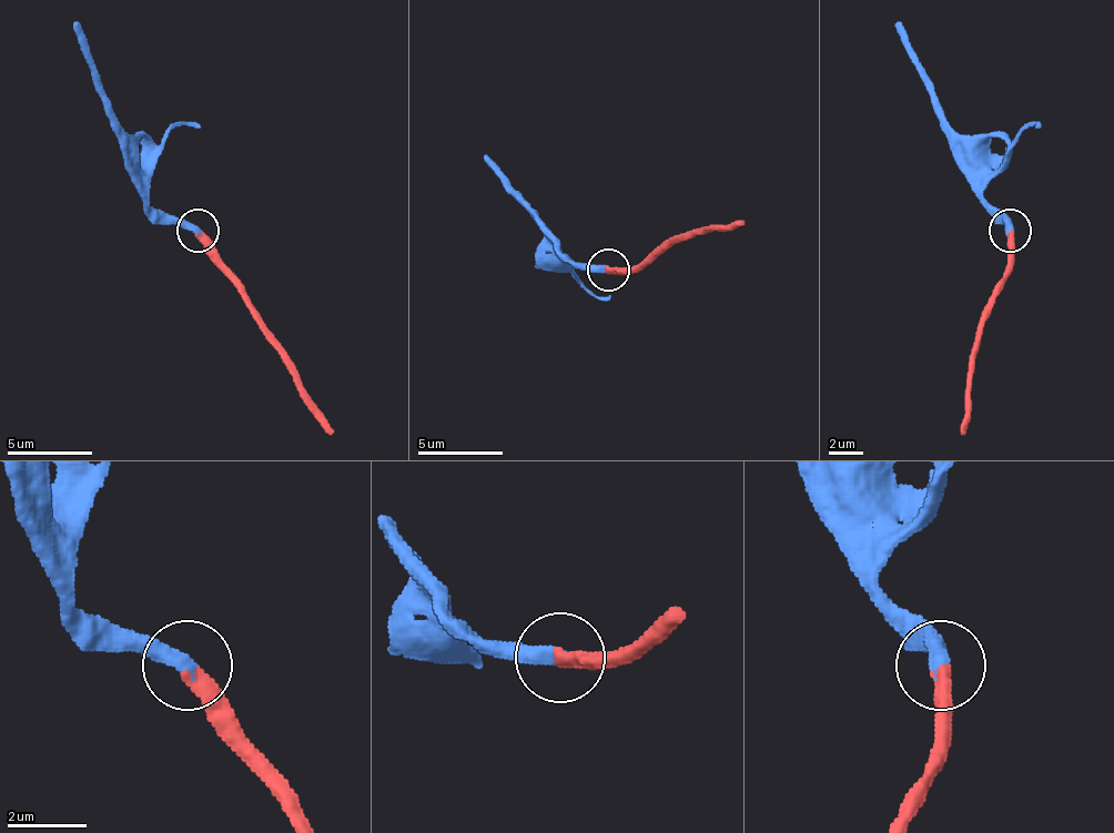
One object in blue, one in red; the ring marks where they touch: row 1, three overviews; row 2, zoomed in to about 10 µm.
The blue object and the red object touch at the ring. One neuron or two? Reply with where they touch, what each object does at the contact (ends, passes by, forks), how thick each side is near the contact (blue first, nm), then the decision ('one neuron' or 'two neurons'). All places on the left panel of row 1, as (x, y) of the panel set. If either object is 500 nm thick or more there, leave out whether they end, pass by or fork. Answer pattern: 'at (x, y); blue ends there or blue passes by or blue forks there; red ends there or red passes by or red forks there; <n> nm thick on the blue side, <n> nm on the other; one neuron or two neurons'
at (198, 230); blue ends there; red ends there; 440 nm thick on the blue side, 440 nm on the other; one neuron

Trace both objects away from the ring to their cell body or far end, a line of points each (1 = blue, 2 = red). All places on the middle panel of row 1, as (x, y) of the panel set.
1: (607, 271), (577, 266), (517, 202), (496, 169), (484, 155)
2: (607, 271), (633, 271), (666, 241), (743, 220)

